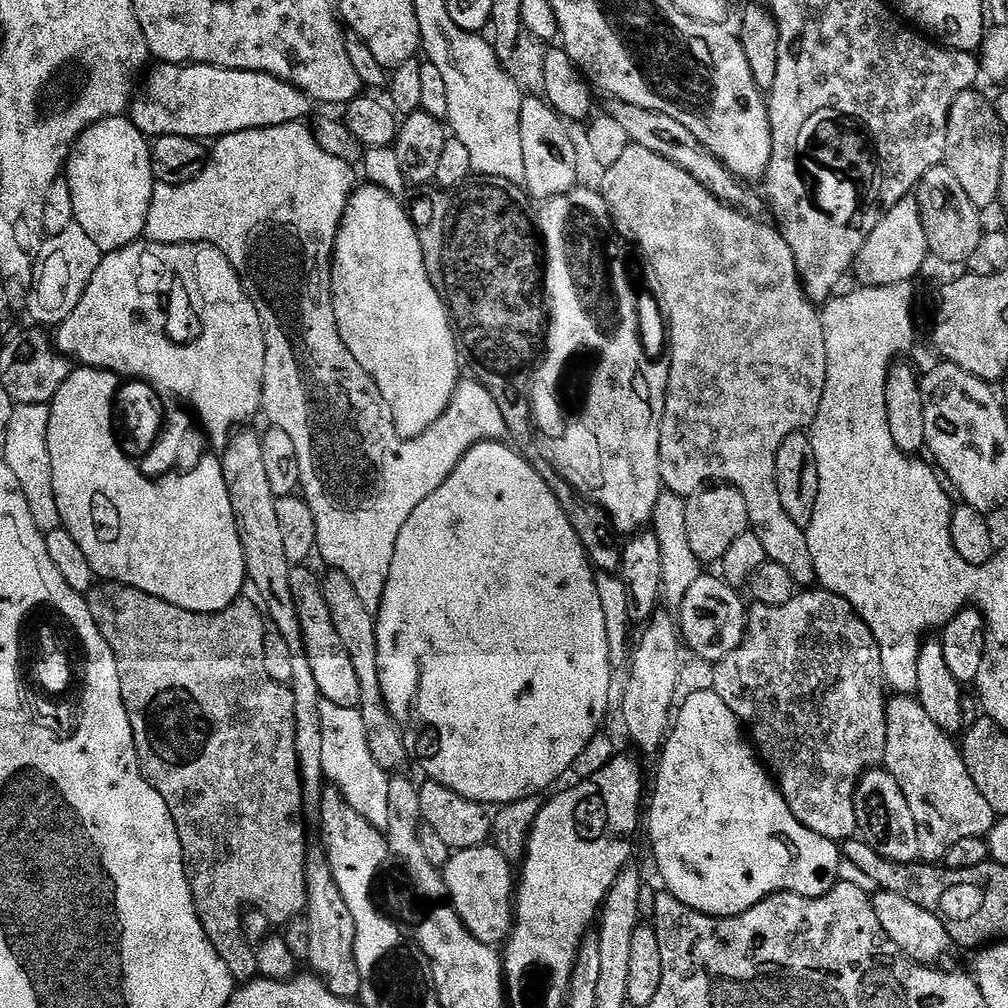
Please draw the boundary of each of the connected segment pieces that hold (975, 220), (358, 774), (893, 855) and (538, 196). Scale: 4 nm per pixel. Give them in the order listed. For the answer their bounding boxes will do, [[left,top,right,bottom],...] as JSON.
[[914,163,986,265],[320,699,390,830],[852,770,919,864],[520,95,577,202]]

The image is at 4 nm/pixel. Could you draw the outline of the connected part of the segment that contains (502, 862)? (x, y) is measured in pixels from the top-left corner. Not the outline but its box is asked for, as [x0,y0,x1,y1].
[442,846,514,946]

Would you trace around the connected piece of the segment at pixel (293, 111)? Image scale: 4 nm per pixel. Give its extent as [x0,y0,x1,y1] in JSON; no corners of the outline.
[130,63,313,140]

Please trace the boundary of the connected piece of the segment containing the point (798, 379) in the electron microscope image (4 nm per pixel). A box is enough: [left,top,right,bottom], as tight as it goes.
[599,143,826,586]

